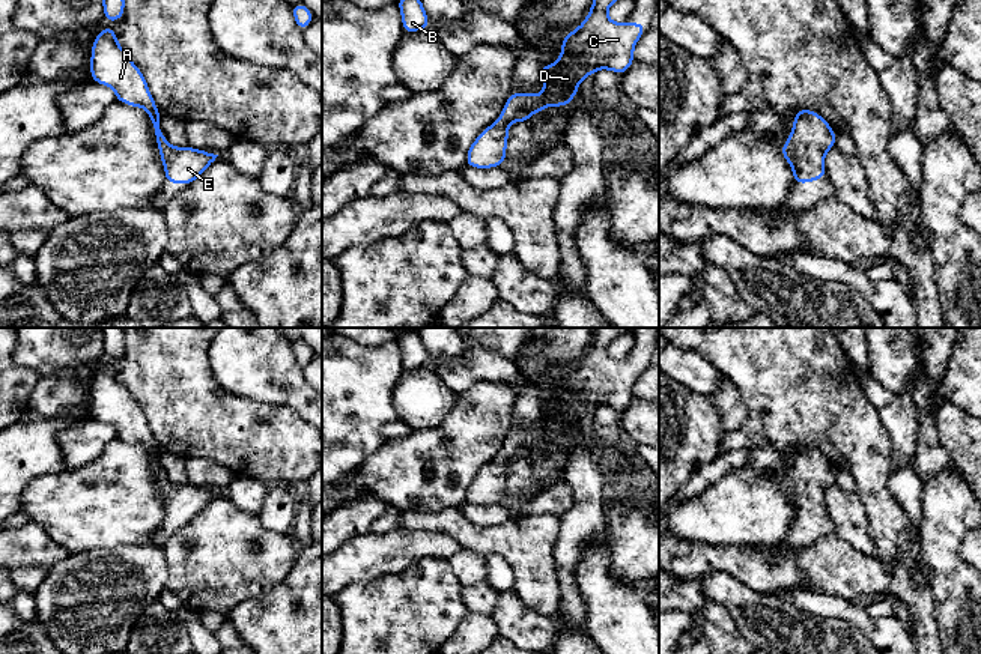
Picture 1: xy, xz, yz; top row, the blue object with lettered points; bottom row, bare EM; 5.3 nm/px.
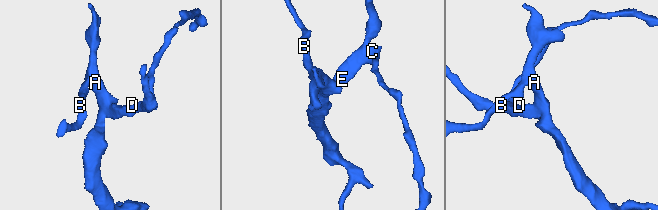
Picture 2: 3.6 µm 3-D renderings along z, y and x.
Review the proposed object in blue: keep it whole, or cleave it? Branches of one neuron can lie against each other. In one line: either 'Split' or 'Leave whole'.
Leave whole

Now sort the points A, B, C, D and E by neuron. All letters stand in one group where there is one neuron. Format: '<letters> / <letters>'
A B C D E

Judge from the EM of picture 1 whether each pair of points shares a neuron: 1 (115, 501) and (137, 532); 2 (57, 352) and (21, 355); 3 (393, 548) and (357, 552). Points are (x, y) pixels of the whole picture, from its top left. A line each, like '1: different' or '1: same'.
1: same
2: same
3: same

